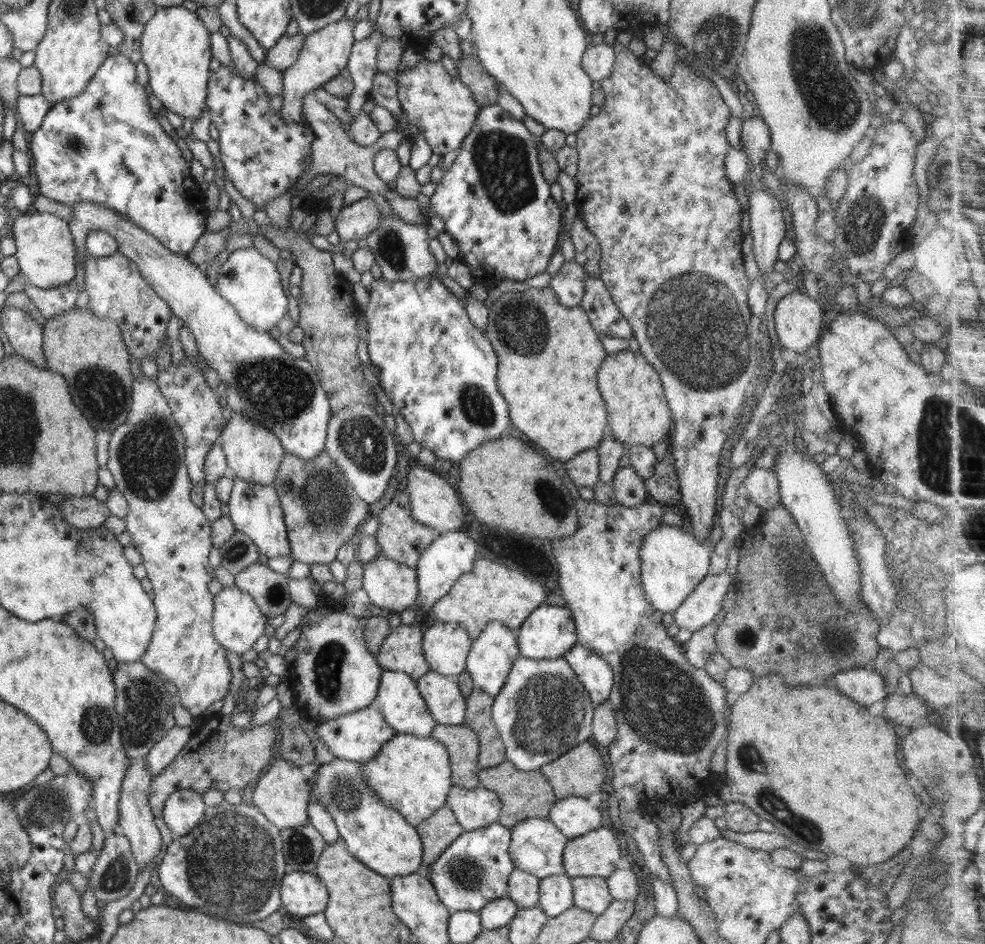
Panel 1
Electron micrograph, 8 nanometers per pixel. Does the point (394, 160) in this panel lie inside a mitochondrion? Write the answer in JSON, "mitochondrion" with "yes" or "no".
{"mitochondrion":"no"}

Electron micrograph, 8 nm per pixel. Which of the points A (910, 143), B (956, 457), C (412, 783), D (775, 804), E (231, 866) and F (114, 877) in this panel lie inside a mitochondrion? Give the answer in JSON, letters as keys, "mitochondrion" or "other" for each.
{"A":"other","B":"mitochondrion","C":"other","D":"mitochondrion","E":"mitochondrion","F":"mitochondrion"}

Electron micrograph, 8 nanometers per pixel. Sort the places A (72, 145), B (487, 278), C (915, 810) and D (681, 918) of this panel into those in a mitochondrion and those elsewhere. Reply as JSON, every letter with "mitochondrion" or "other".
{"A":"mitochondrion","B":"other","C":"other","D":"other"}

